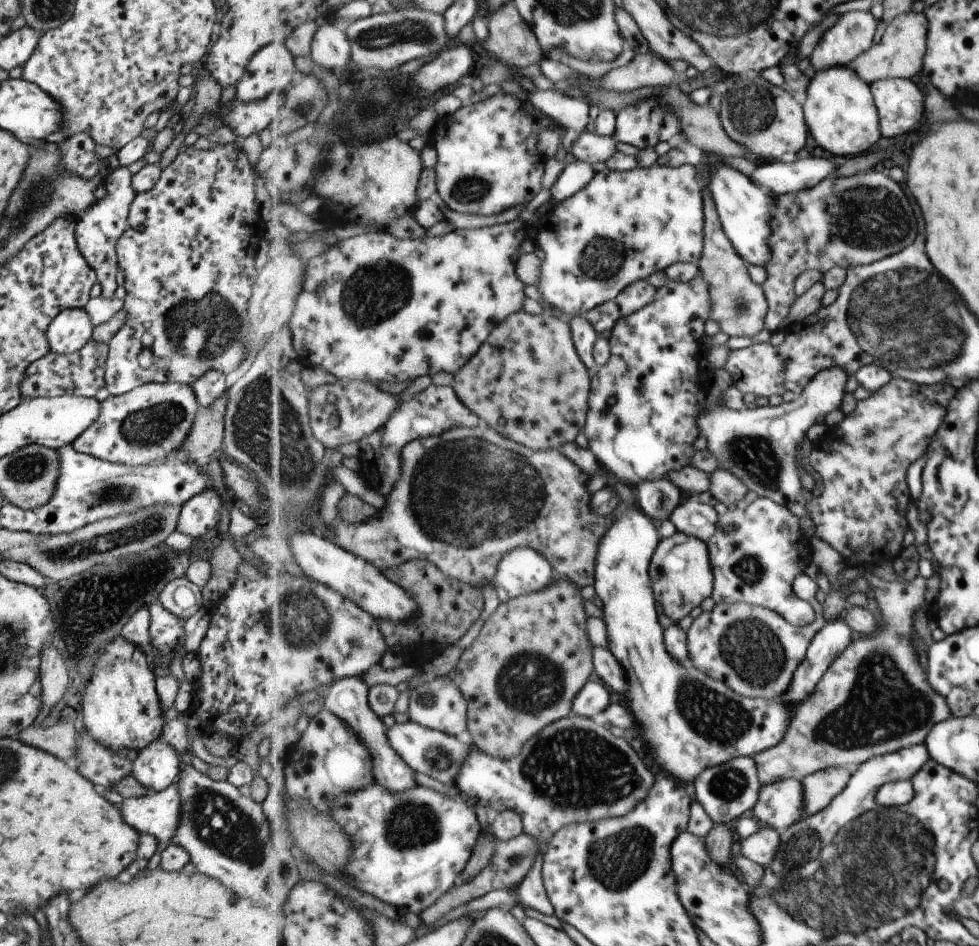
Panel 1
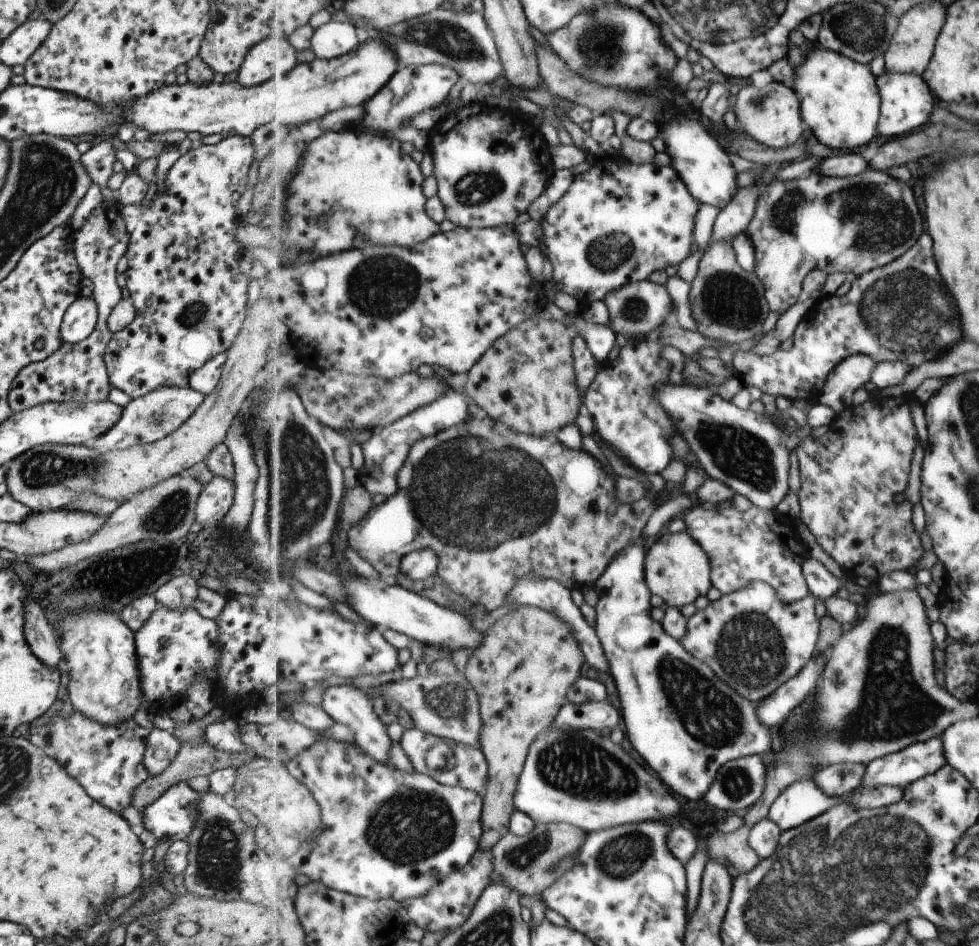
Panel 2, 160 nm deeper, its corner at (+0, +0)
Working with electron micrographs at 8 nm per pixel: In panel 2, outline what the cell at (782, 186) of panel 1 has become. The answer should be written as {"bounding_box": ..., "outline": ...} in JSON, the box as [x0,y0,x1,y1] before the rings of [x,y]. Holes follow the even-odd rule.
{"bounding_box":[815,152,869,178],"outline":[[[842,152],[838,156],[825,158],[815,172],[823,174],[823,178],[841,178],[858,176],[869,169],[869,161],[867,162],[858,152]]]}

